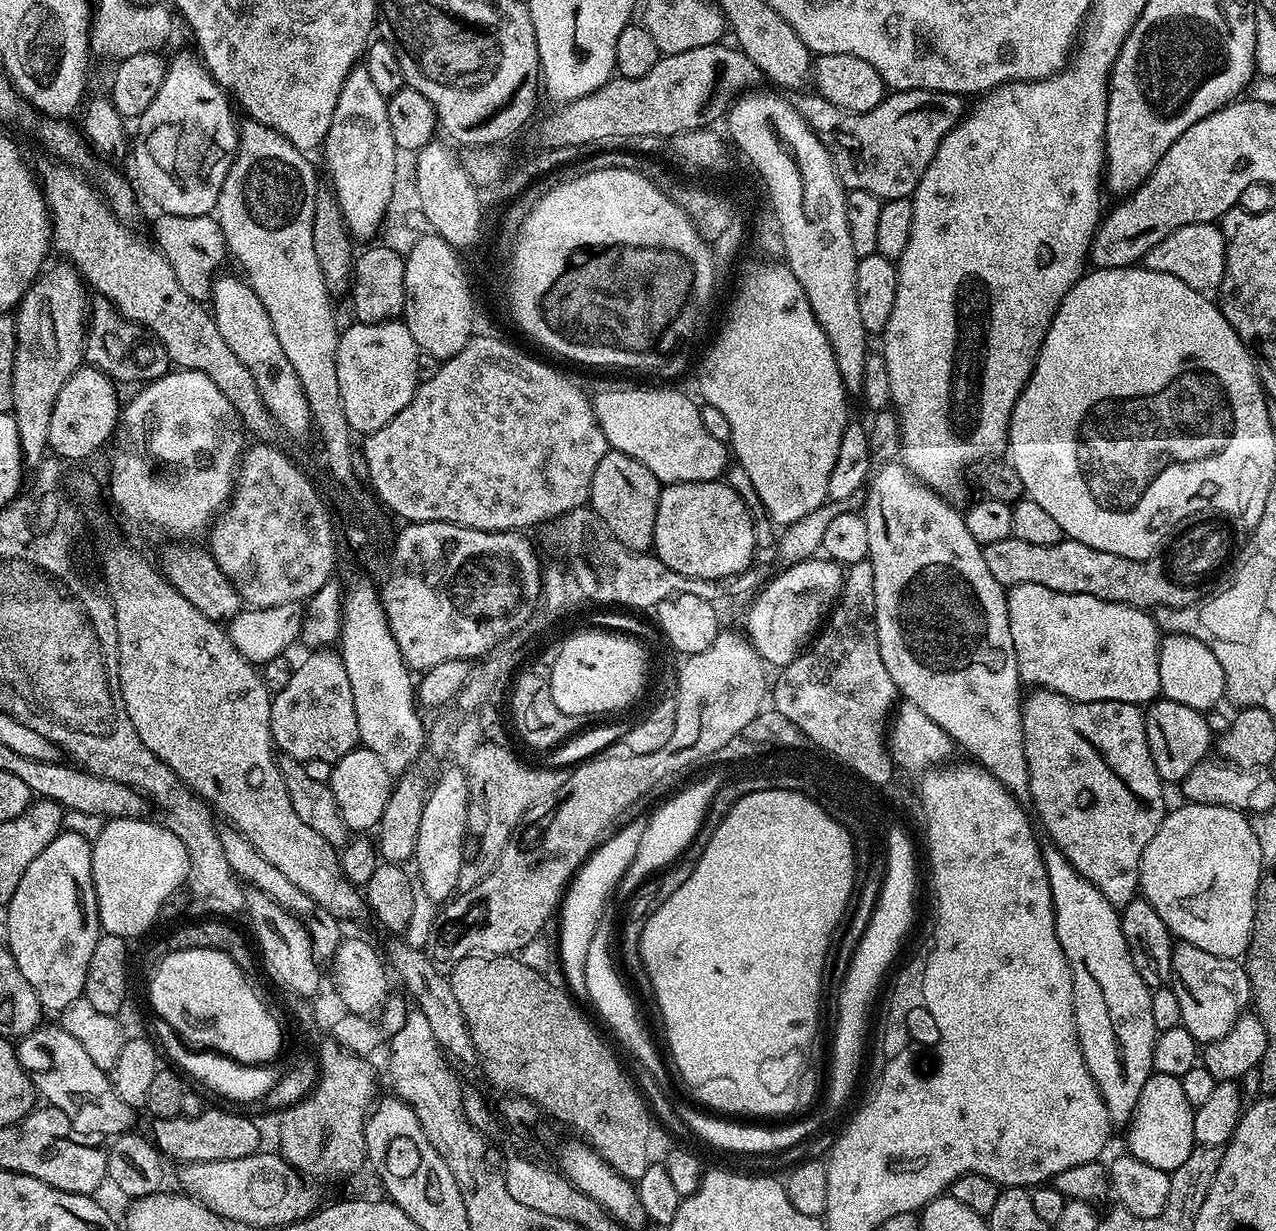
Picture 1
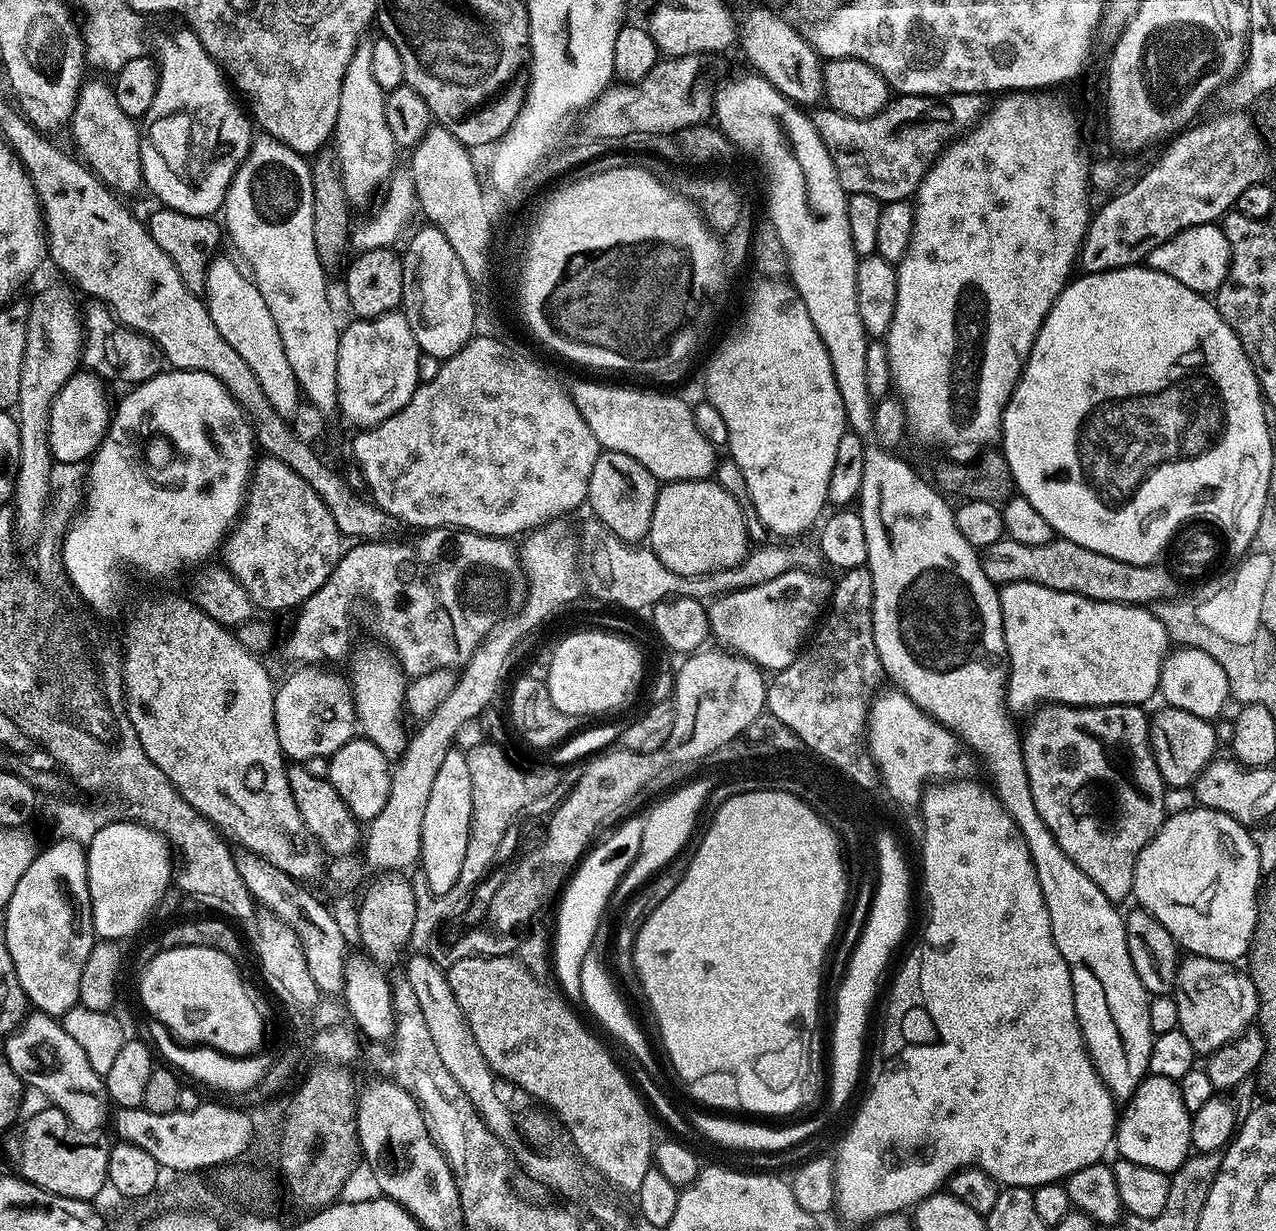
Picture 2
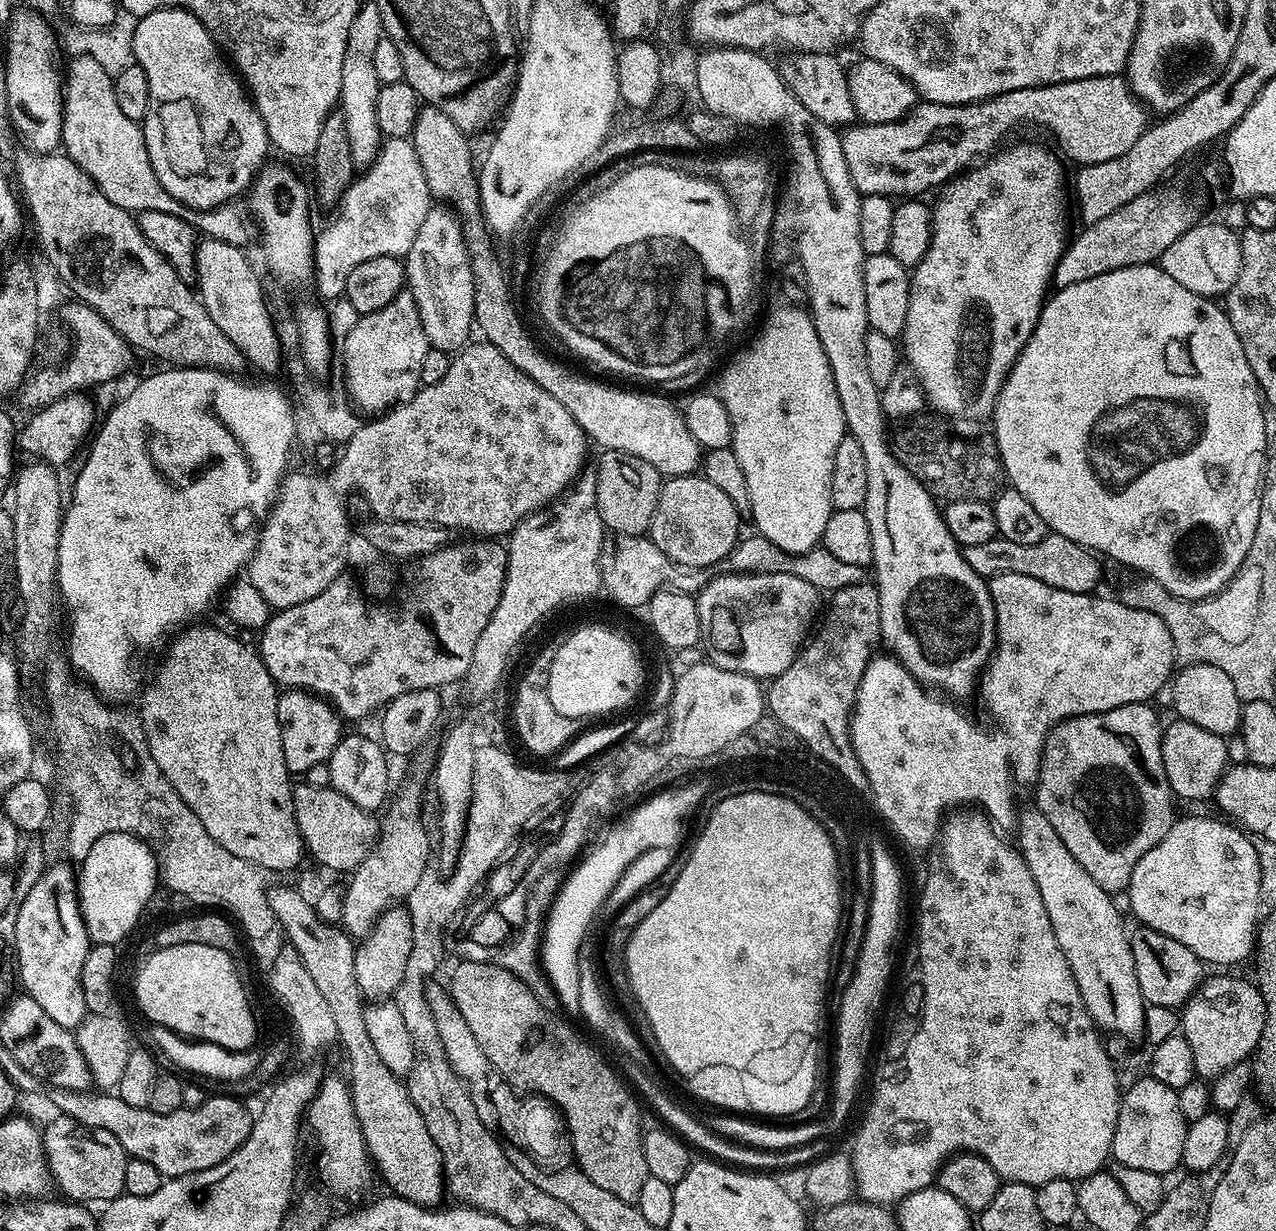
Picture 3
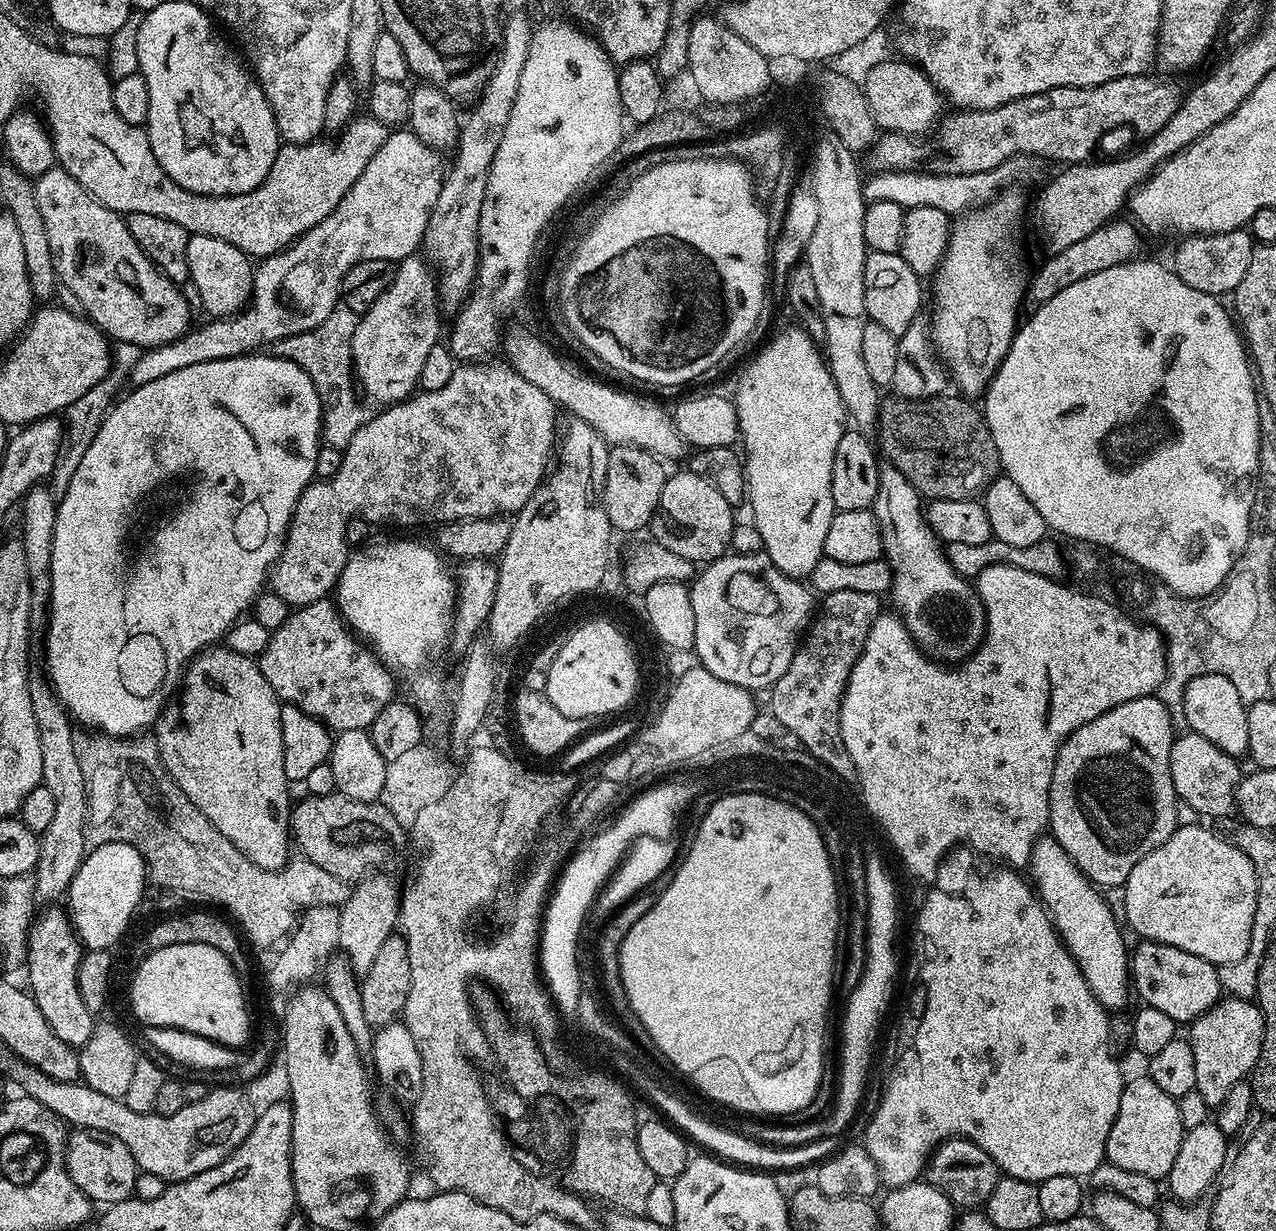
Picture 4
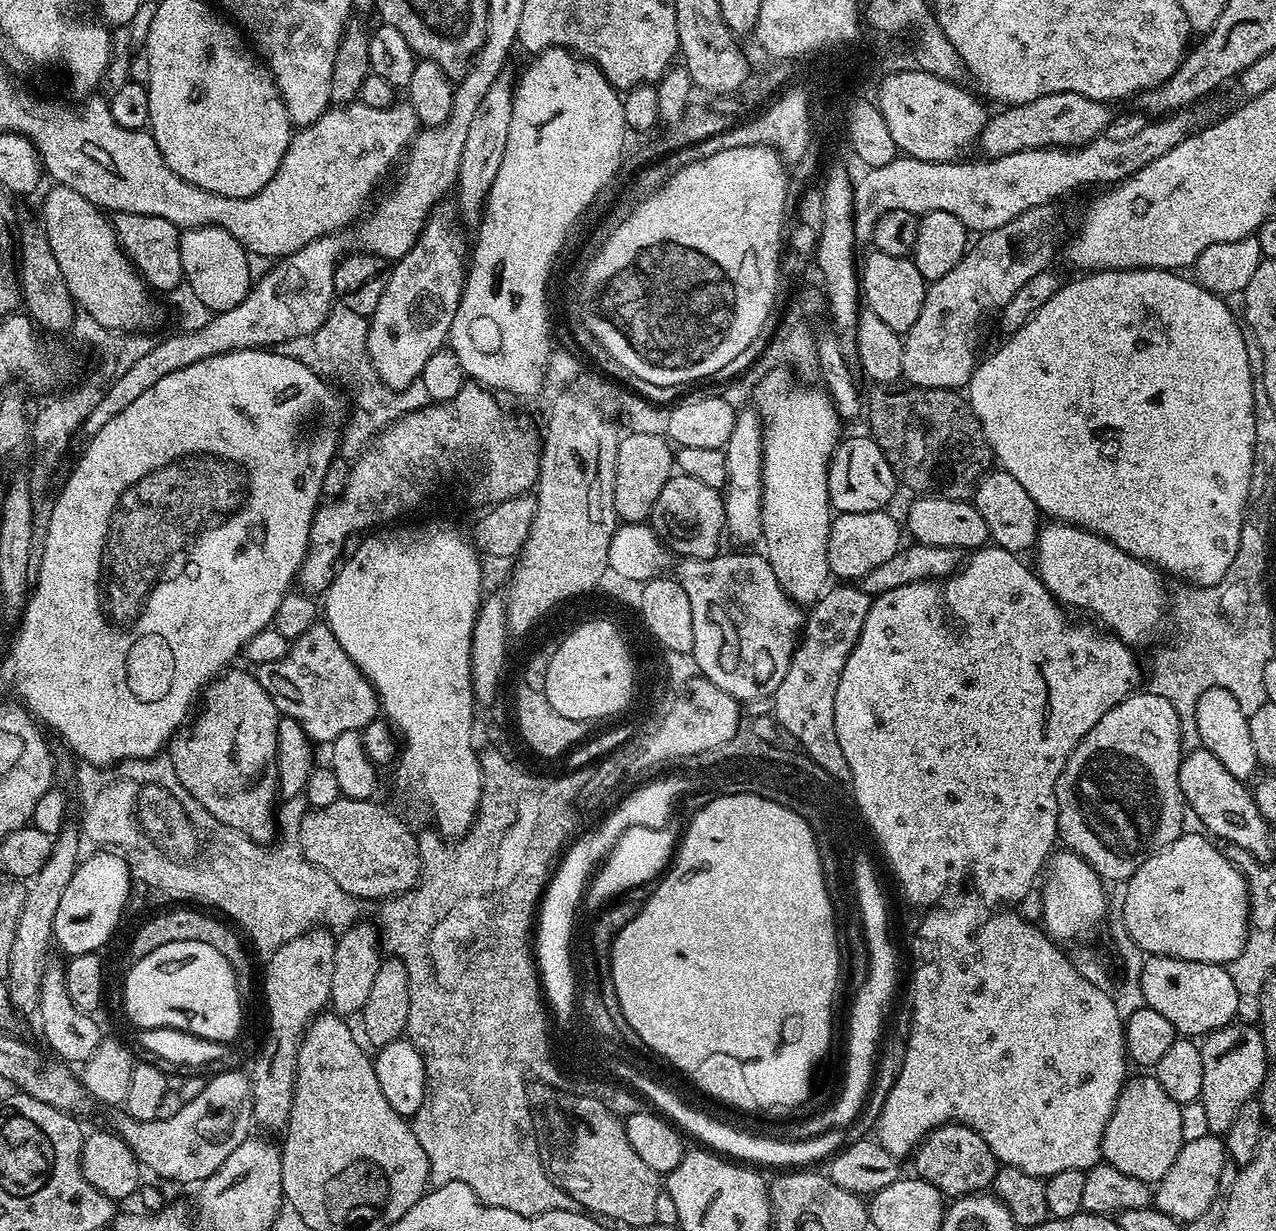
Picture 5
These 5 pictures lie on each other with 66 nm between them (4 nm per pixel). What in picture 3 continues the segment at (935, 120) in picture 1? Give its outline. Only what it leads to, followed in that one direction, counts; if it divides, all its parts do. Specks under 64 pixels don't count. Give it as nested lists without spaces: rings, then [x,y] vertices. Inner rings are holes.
[[[1123,75],[1091,76],[1081,80],[1014,90],[1001,96],[991,96],[988,100],[978,100],[975,104],[920,102],[911,112],[905,113],[901,120],[881,124],[853,123],[843,129],[840,142],[842,154],[846,156],[846,166],[850,170],[850,178],[859,192],[866,196],[878,194],[902,198],[907,194],[924,194],[920,192],[926,191],[927,188],[939,189],[957,174],[993,155],[1007,141],[1004,139],[1019,128],[1041,128],[1042,131],[1048,132],[1059,155],[1065,161],[1073,160],[1076,166],[1110,162],[1110,158],[1126,154],[1126,150],[1130,150],[1130,146],[1134,146],[1134,142],[1138,142],[1138,138],[1142,138],[1144,131],[1150,126],[1150,119],[1148,120],[1143,107],[1145,108],[1145,105],[1138,99]]]

